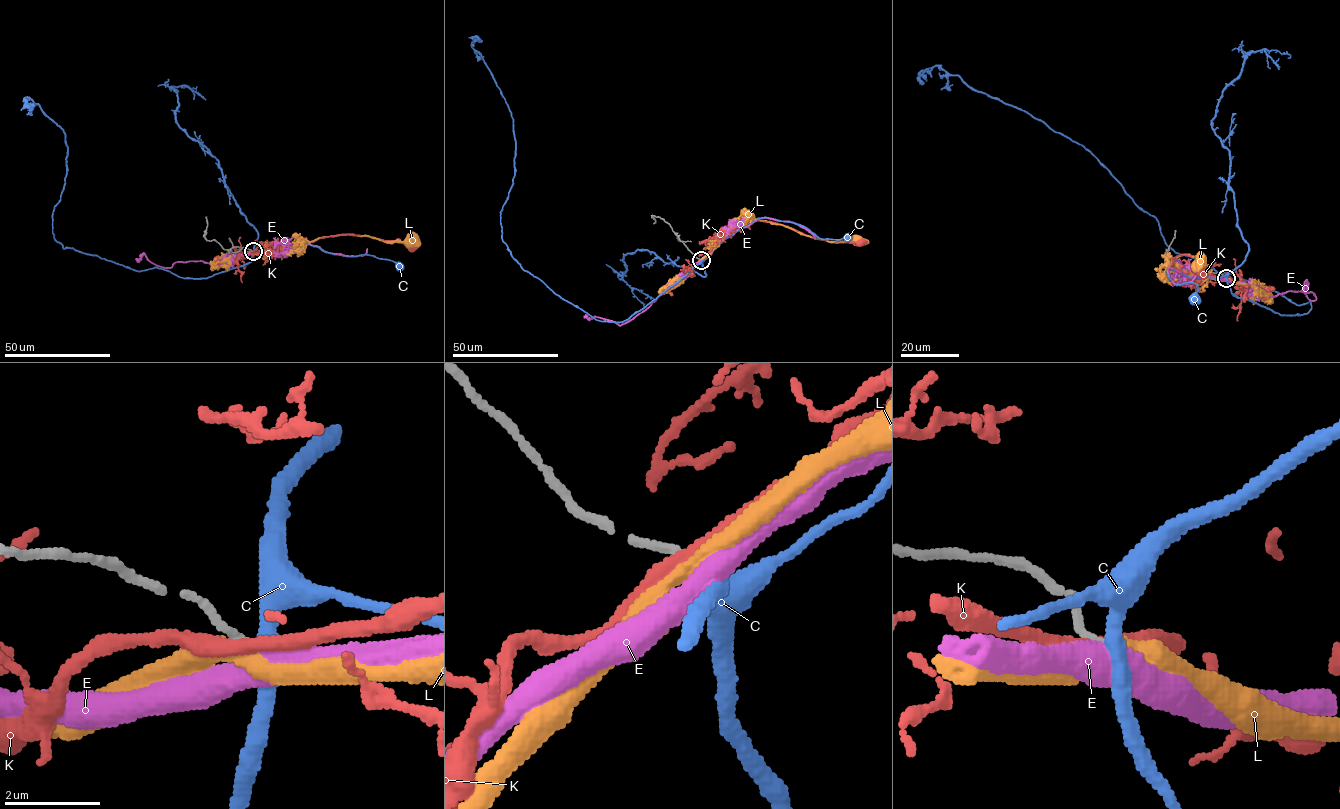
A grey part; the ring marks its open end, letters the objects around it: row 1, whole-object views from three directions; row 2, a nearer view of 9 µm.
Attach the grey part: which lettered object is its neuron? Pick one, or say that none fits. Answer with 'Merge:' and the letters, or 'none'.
Merge: C

